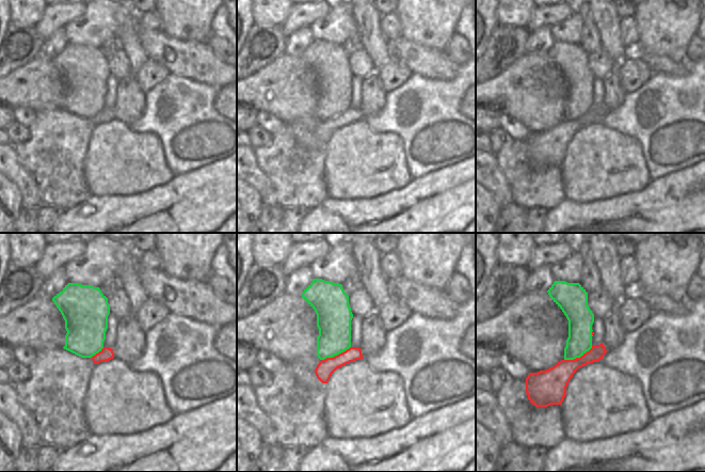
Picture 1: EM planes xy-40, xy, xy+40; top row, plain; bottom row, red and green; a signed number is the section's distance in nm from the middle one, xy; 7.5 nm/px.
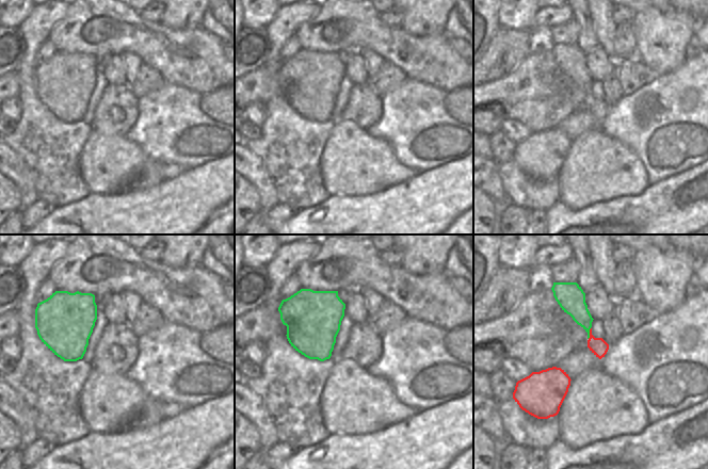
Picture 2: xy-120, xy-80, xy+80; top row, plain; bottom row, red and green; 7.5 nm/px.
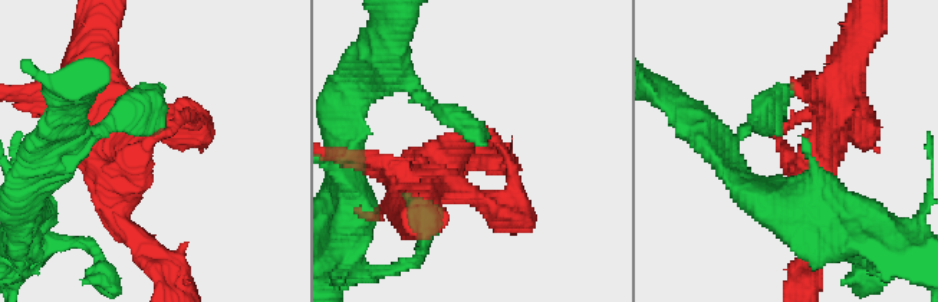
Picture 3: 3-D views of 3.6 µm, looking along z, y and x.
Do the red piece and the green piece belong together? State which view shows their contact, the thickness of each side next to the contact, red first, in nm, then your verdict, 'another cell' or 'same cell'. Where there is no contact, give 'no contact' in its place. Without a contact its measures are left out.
meets red in xy+40; 200 nm thick on the red side, 190 nm on the other; another cell

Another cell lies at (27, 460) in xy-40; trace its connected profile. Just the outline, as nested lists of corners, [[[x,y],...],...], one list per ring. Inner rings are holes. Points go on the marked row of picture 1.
[[[22,447],[5,472],[38,472],[37,447]]]

